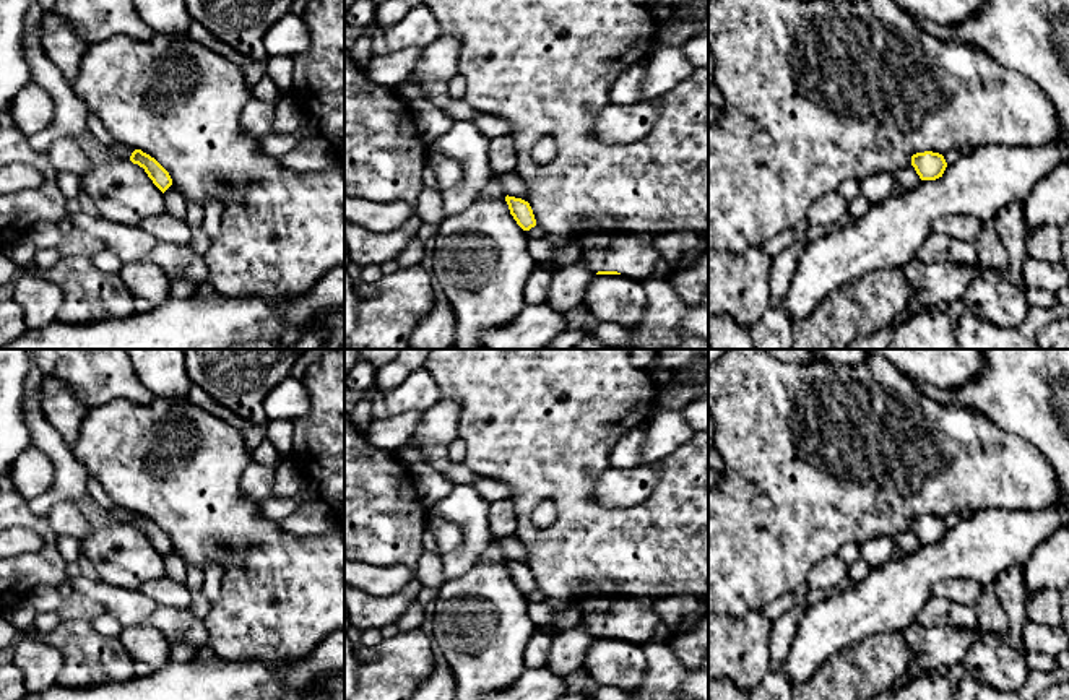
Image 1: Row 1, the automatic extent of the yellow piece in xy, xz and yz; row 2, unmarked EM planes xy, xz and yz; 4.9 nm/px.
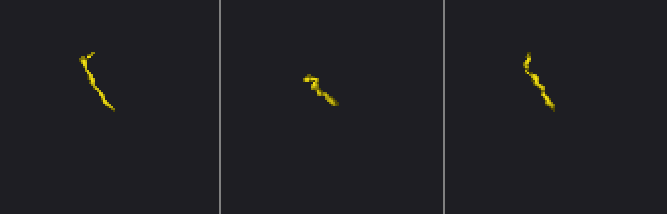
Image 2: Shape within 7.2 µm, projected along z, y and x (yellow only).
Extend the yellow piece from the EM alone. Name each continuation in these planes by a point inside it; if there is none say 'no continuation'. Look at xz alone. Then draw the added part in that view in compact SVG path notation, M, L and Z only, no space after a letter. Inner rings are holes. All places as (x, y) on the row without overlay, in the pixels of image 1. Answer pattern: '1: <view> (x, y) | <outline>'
1: xz (636, 622) | M614 598L608 611L583 614L578 622L593 637L617 635L640 645L651 642L660 624L653 604L645 606L634 598Z

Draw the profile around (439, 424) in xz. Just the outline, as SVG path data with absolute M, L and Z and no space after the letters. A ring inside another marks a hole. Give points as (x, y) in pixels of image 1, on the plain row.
M440 398L434 406L422 413L414 435L406 442L426 452L429 443L448 447L458 437L460 403Z

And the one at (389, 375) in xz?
M401 349L396 357L377 367L375 387L383 393L398 387L411 372L424 367L431 349Z

